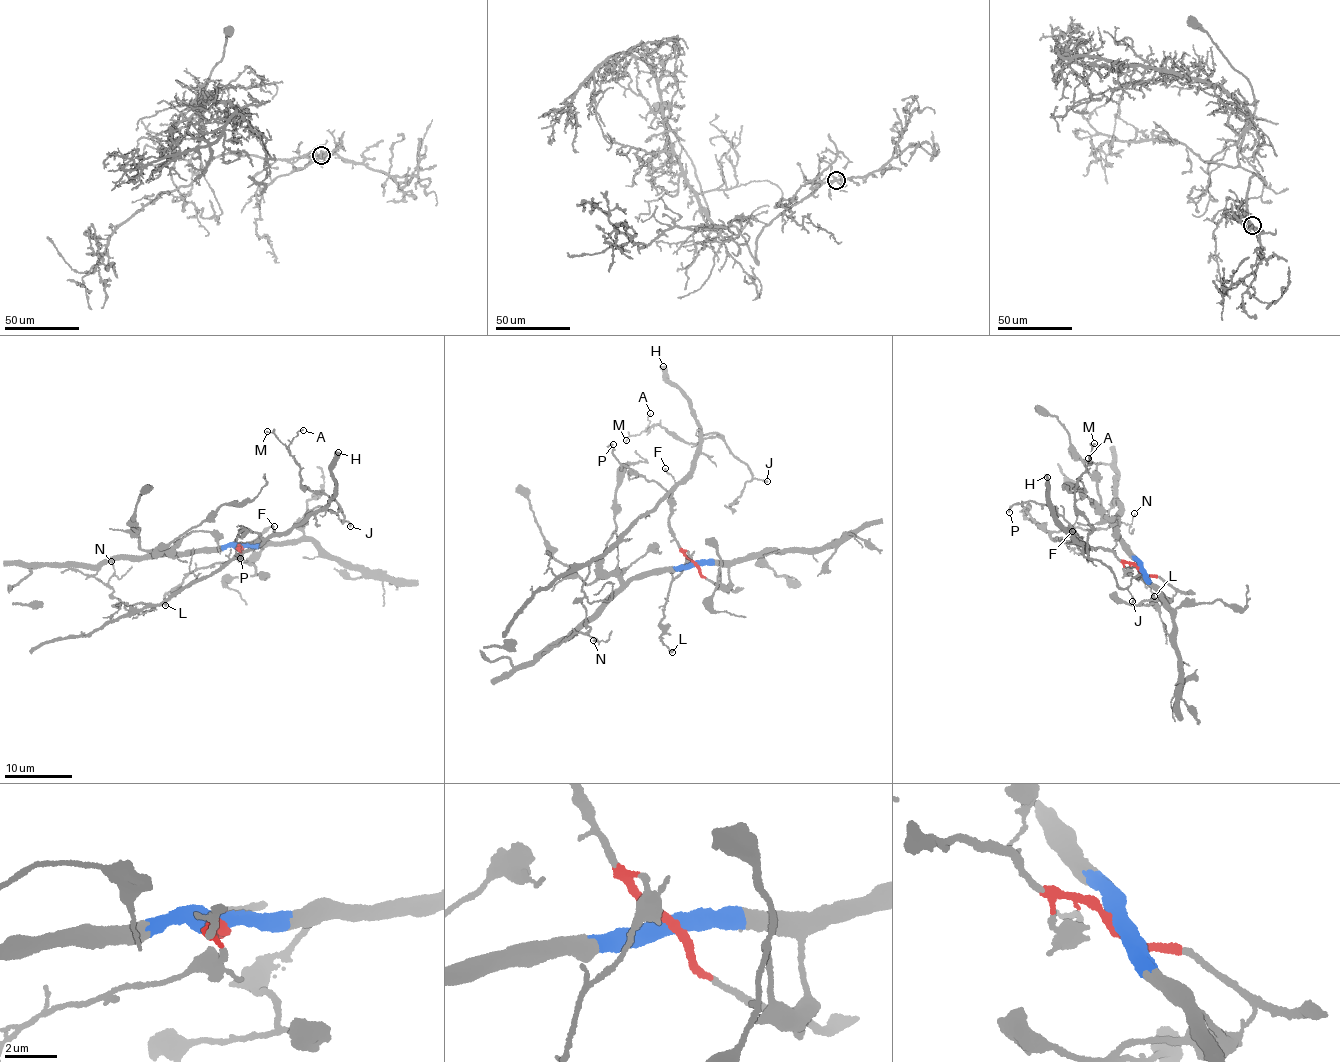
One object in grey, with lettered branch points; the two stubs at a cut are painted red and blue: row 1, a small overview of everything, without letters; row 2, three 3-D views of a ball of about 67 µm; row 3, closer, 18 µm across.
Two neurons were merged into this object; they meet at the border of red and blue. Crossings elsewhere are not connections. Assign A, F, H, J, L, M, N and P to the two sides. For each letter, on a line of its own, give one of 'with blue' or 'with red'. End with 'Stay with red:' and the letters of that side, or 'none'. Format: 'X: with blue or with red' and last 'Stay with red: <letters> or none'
A: with red
F: with red
H: with red
J: with red
L: with red
M: with red
N: with red
P: with red
Stay with red: A, F, H, J, L, M, N, P

